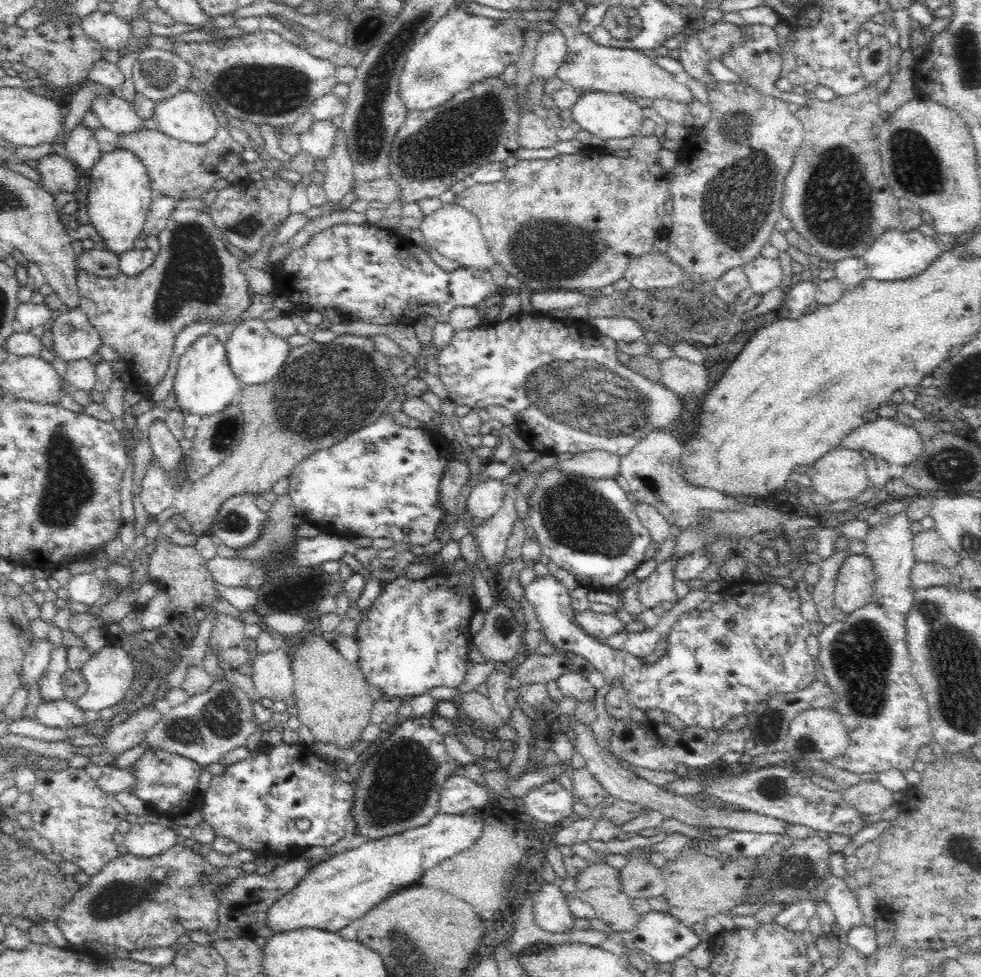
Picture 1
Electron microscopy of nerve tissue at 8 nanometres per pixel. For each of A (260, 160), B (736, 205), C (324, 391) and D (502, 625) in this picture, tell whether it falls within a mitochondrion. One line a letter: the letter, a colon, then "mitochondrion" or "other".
A: other
B: mitochondrion
C: mitochondrion
D: mitochondrion

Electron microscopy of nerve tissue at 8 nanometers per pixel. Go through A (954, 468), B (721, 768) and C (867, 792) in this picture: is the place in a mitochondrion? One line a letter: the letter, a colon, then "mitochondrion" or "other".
A: mitochondrion
B: other
C: other

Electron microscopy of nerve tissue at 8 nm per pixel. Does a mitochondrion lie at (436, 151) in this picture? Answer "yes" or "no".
yes

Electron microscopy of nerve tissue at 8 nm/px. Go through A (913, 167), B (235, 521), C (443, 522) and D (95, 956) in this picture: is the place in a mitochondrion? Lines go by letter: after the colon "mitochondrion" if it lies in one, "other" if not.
A: mitochondrion
B: mitochondrion
C: other
D: other

